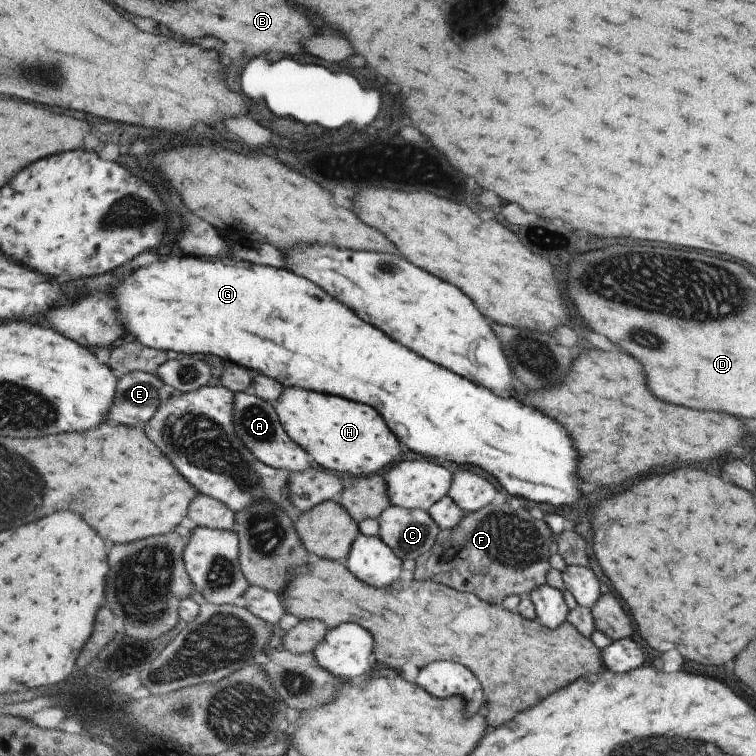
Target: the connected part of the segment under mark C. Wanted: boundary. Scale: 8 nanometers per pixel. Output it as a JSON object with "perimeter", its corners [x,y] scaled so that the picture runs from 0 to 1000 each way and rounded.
{"perimeter":[[[520,667],[497,688],[503,710],[530,741],[552,742],[554,738],[560,738],[577,721],[585,701],[582,696],[578,696],[578,690],[573,688],[573,681],[567,680],[567,676],[541,675]]]}

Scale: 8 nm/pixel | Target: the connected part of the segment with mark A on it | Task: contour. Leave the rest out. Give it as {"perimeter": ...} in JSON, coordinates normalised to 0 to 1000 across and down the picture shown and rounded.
{"perimeter":[[[333,517],[312,520],[311,569],[313,569],[313,577],[324,585],[324,590],[328,590],[329,595],[333,595],[335,601],[339,601],[340,606],[353,616],[392,626],[417,615],[407,597],[396,590],[376,567],[376,560],[372,558],[370,548],[366,548],[365,536],[343,526]]]}

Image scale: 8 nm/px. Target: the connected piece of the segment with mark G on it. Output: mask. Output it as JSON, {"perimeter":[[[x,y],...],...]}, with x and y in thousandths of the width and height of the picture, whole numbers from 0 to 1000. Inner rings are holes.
{"perimeter":[[[231,339],[231,341],[221,341],[218,347],[205,347],[200,352],[189,352],[176,357],[176,362],[165,370],[160,370],[152,378],[152,399],[155,399],[155,415],[160,415],[160,431],[168,434],[168,440],[173,442],[181,450],[187,450],[192,458],[208,460],[218,466],[242,466],[242,468],[274,468],[290,471],[295,478],[306,476],[316,484],[327,484],[332,489],[340,489],[340,493],[358,497],[364,503],[369,503],[374,511],[398,512],[406,516],[419,516],[419,519],[430,519],[430,521],[446,522],[462,529],[472,529],[472,532],[483,532],[488,537],[499,537],[499,542],[504,542],[504,548],[509,548],[509,556],[515,558],[515,563],[520,563],[520,569],[525,569],[525,577],[530,579],[530,585],[536,590],[541,590],[546,598],[552,601],[565,601],[565,606],[575,606],[575,608],[594,608],[602,614],[612,614],[612,611],[623,611],[626,616],[642,622],[644,627],[652,630],[673,648],[673,653],[679,657],[700,659],[708,664],[721,664],[721,667],[731,667],[737,672],[742,669],[761,669],[763,661],[769,659],[769,648],[766,648],[766,630],[763,630],[763,593],[761,593],[761,582],[755,579],[753,569],[739,561],[737,556],[726,553],[724,548],[718,548],[716,542],[708,542],[697,534],[689,534],[681,526],[663,526],[657,521],[652,521],[649,516],[631,511],[620,503],[612,503],[610,497],[604,497],[602,492],[567,479],[565,474],[546,468],[546,463],[525,455],[522,450],[517,450],[512,442],[507,442],[501,434],[496,434],[493,429],[483,429],[483,423],[464,410],[462,405],[456,405],[454,399],[448,399],[446,394],[440,394],[435,386],[430,386],[422,376],[393,365],[390,360],[382,362],[382,357],[369,357],[361,352],[337,352],[332,347],[313,347],[308,341],[258,341],[258,339]]]}

